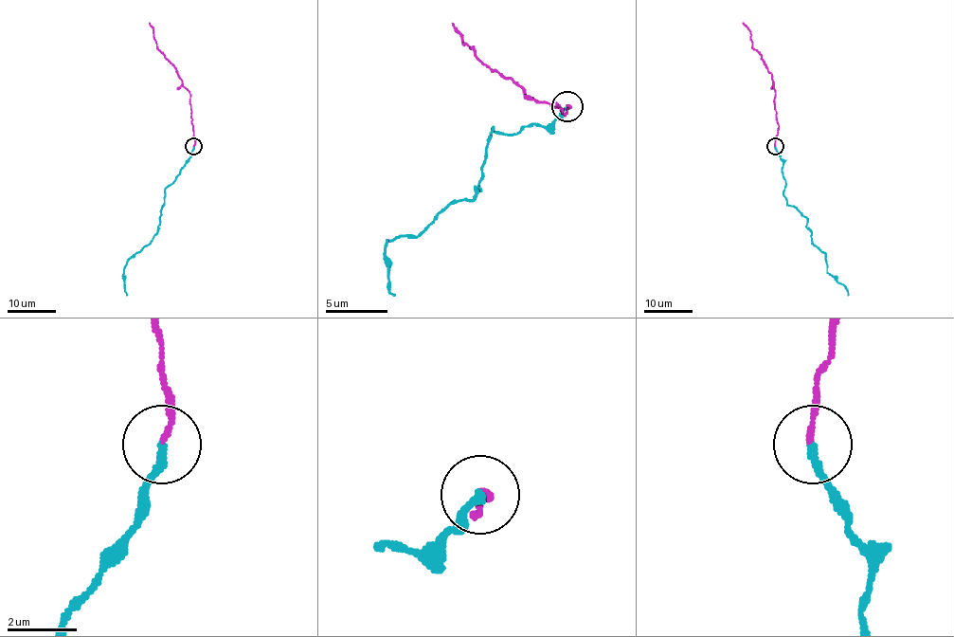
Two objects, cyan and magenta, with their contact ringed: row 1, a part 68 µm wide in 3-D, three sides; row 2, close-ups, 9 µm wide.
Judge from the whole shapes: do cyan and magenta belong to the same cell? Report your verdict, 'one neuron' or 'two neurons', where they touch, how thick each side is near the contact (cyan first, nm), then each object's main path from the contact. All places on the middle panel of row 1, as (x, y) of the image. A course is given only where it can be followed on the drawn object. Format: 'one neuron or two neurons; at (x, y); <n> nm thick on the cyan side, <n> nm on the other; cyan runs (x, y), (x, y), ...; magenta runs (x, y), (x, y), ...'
two neurons; at (566, 106); 240 nm thick on the cyan side, 150 nm on the other; cyan runs (567, 105), (549, 127), (494, 127), (475, 198), (453, 202), (416, 236), (387, 239), (394, 295); magenta runs (567, 105), (565, 115), (558, 105), (530, 100), (521, 86), (477, 59), (462, 44), (453, 22)

